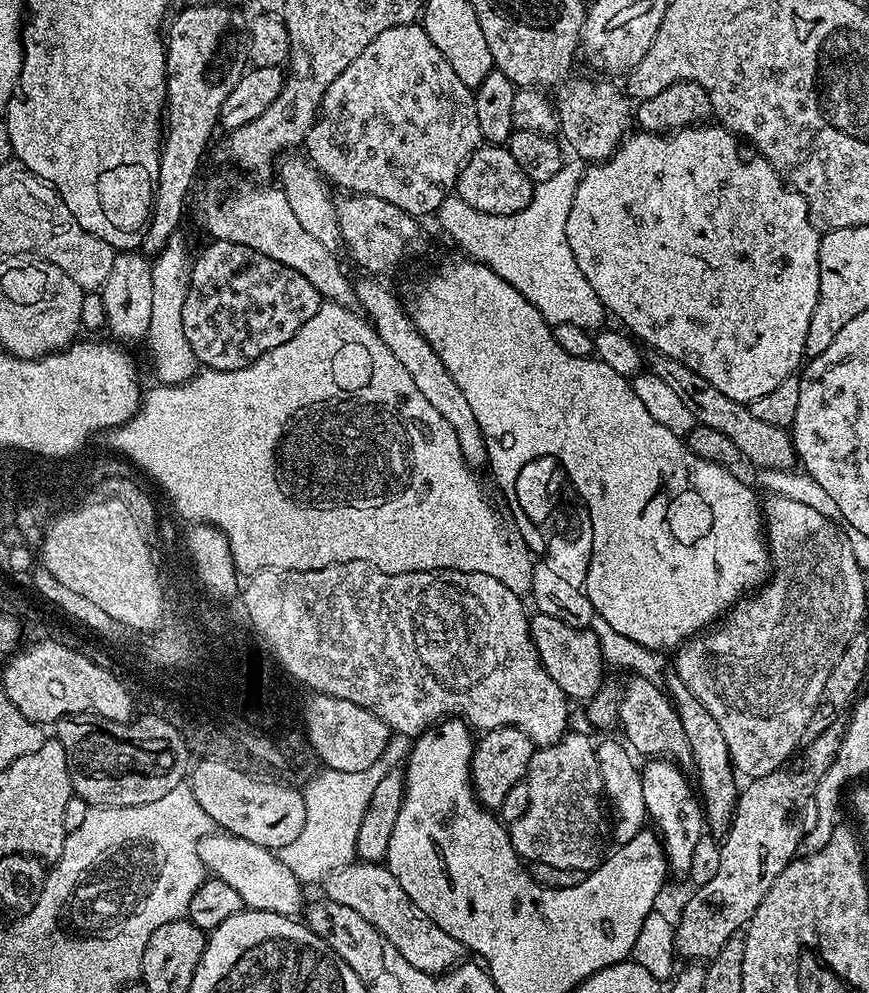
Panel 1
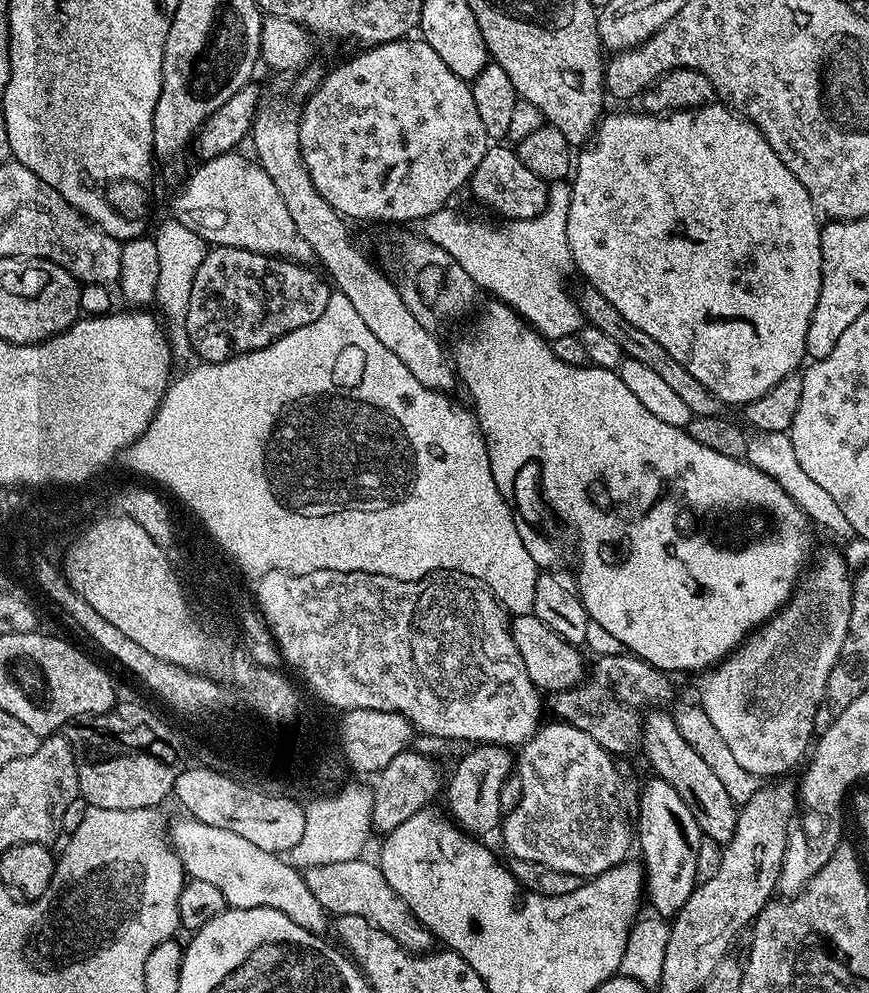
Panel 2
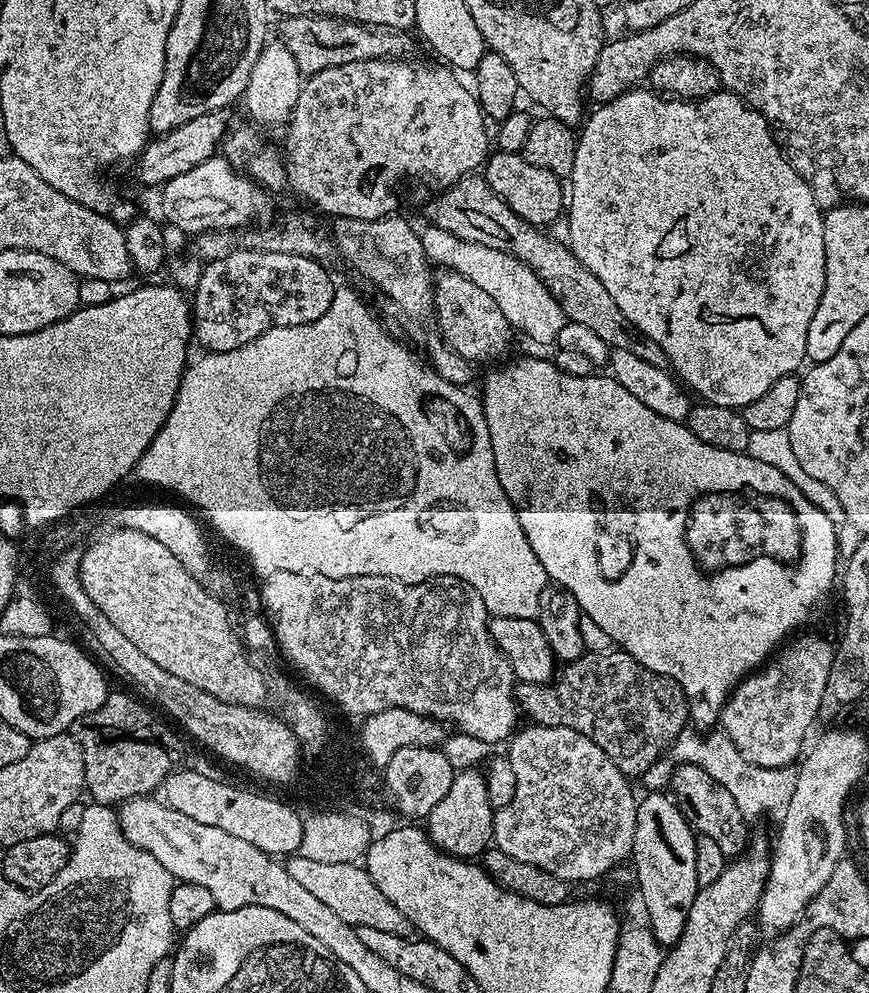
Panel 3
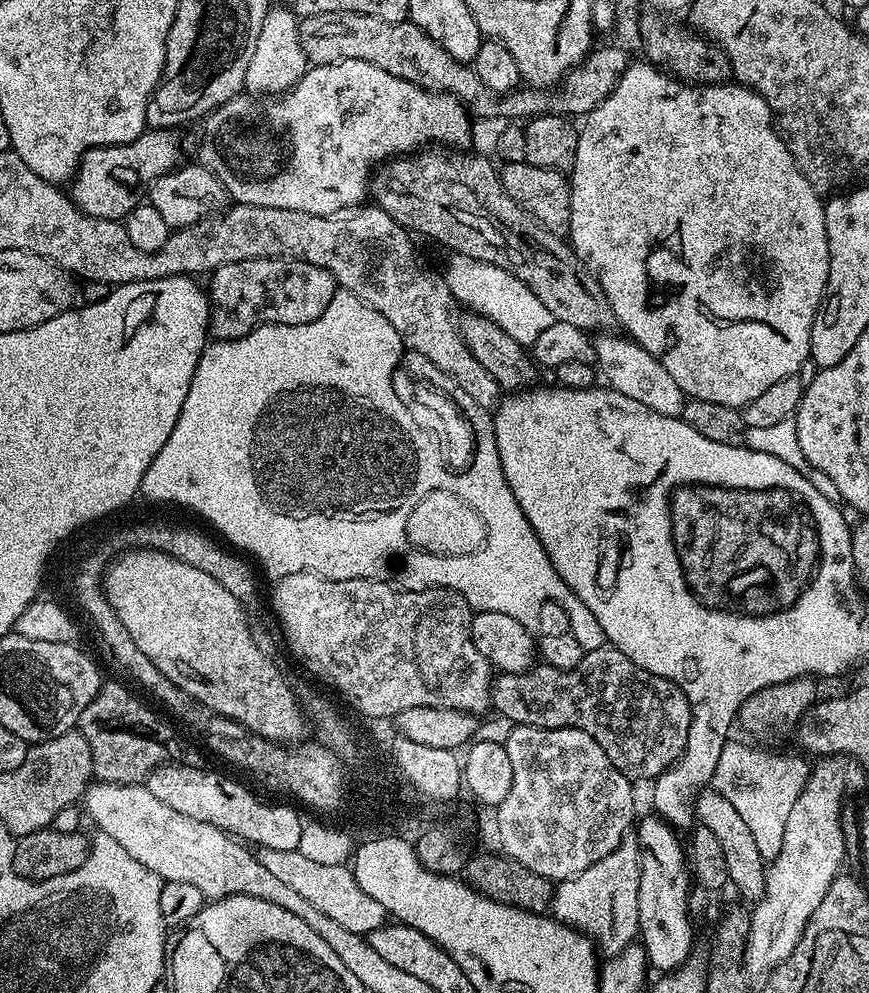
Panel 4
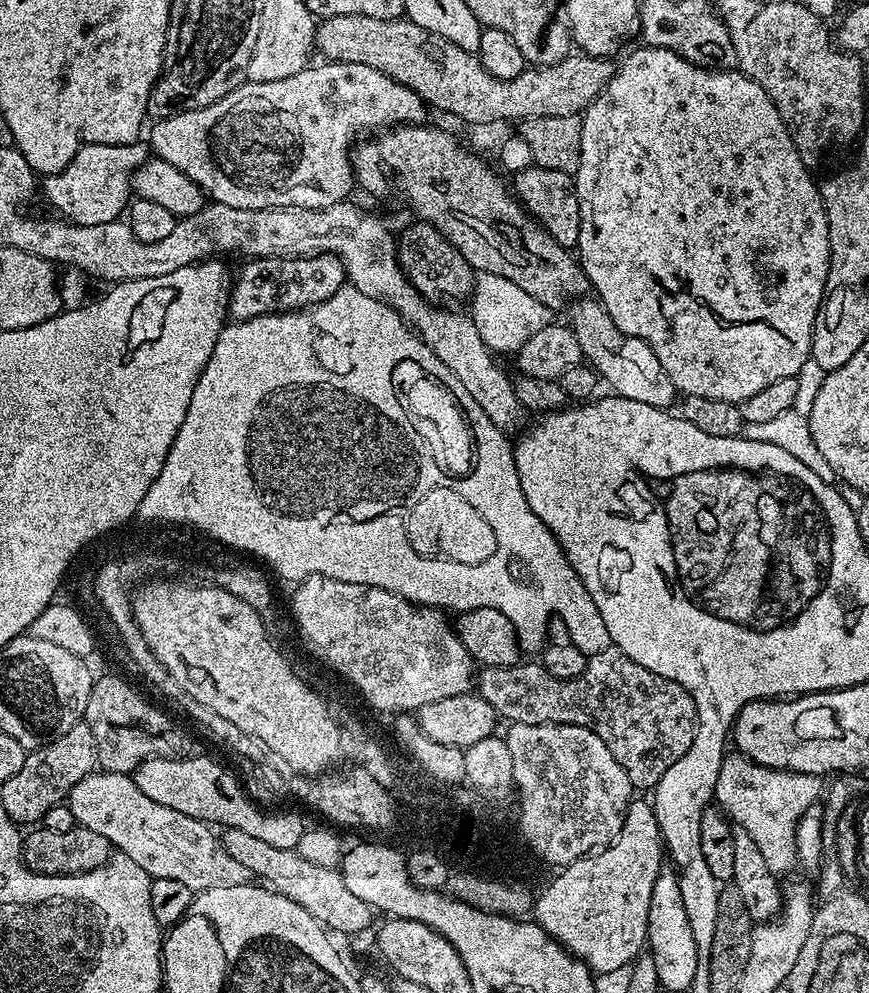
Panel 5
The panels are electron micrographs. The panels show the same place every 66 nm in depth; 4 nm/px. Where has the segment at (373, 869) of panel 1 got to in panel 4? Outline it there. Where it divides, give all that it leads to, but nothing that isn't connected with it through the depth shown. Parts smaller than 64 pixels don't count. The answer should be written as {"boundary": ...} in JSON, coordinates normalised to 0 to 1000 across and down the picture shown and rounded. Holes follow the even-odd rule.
{"boundary":[[[301,854],[295,858],[297,868],[311,876],[311,880],[316,880],[329,892],[335,892],[342,900],[348,900],[357,912],[371,916],[389,933],[398,933],[398,937],[422,941],[435,937],[448,925],[448,920],[417,892],[412,892],[410,882],[405,879],[400,870],[389,872],[374,872],[371,868],[360,868],[358,864],[352,864],[344,856],[311,856]]]}

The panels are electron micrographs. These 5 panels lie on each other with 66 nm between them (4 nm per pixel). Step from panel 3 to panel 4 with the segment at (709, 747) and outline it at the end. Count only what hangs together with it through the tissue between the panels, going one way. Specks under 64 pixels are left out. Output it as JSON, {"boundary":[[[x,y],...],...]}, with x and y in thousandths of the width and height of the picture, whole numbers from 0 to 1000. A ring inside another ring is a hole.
{"boundary":[[[847,743],[839,744],[829,753],[818,793],[845,811],[845,816],[857,826],[871,849],[872,858],[881,868],[899,858],[906,823],[930,785],[932,769],[926,762],[923,763],[884,761],[877,755],[847,746]]]}

